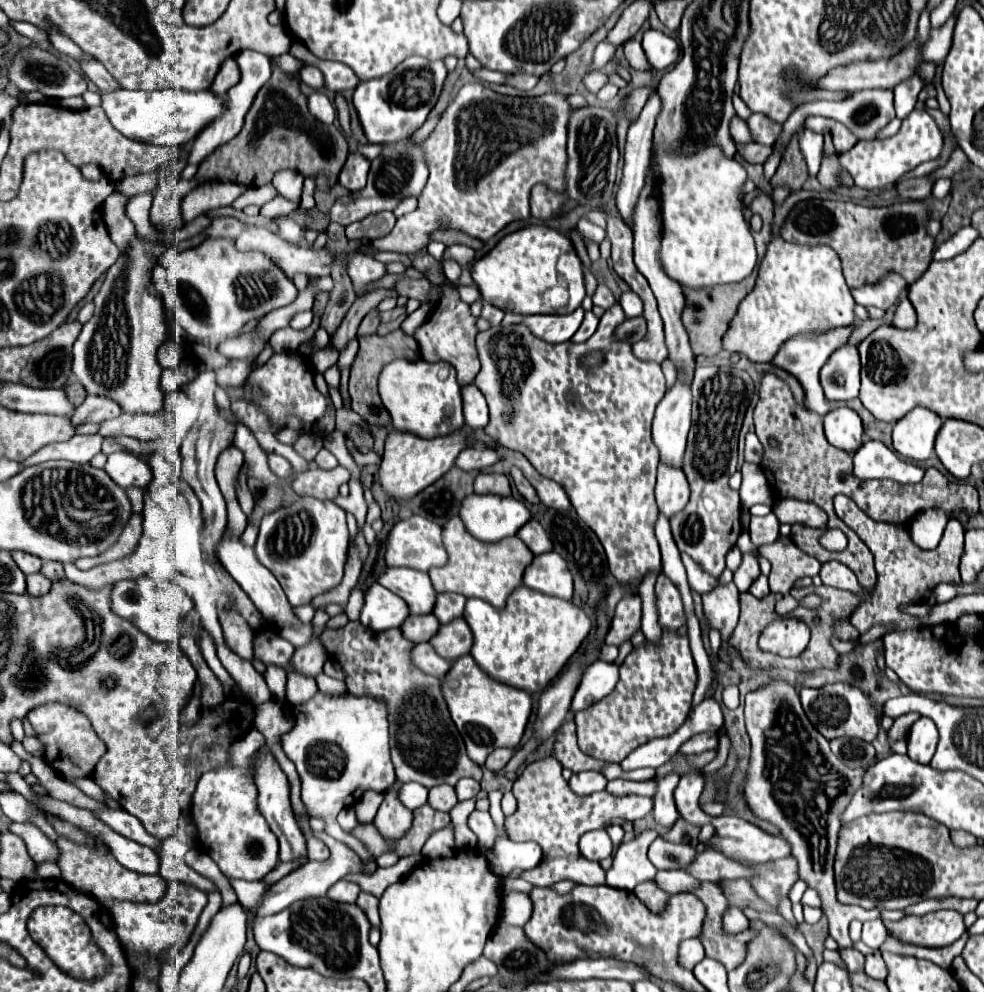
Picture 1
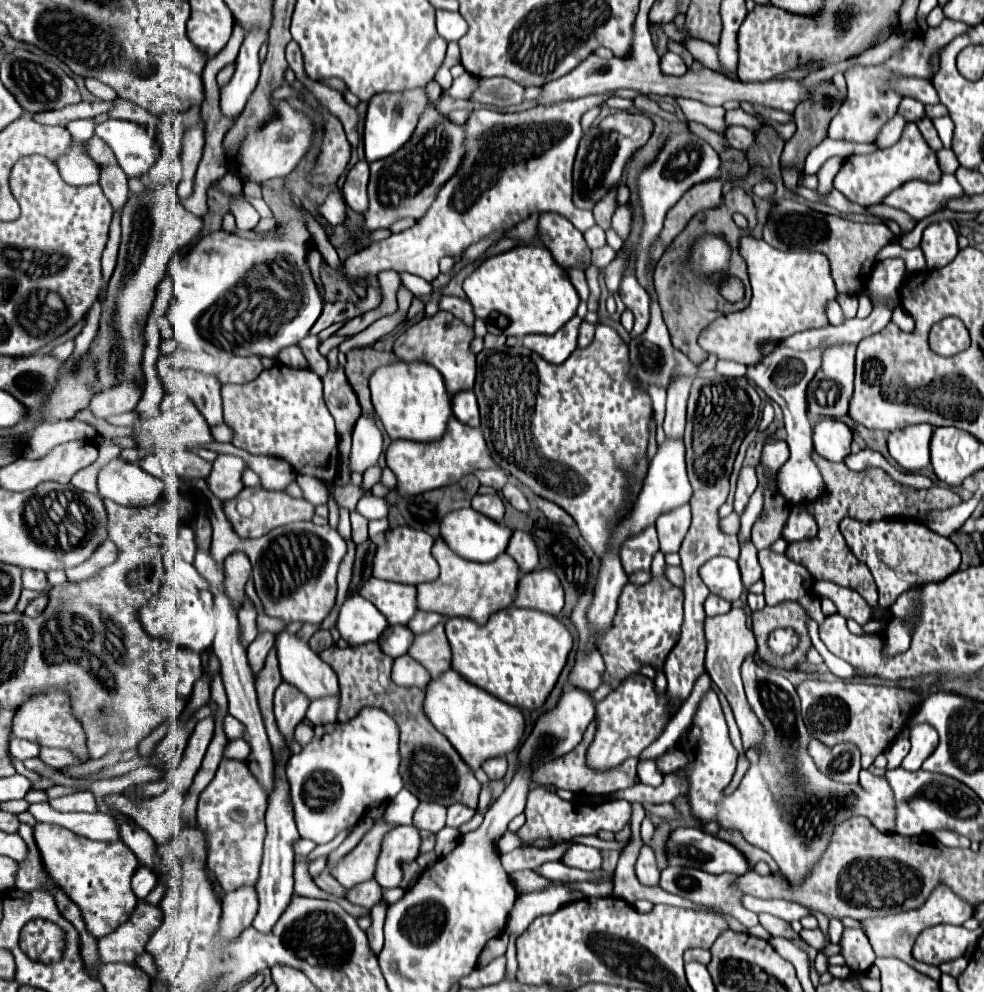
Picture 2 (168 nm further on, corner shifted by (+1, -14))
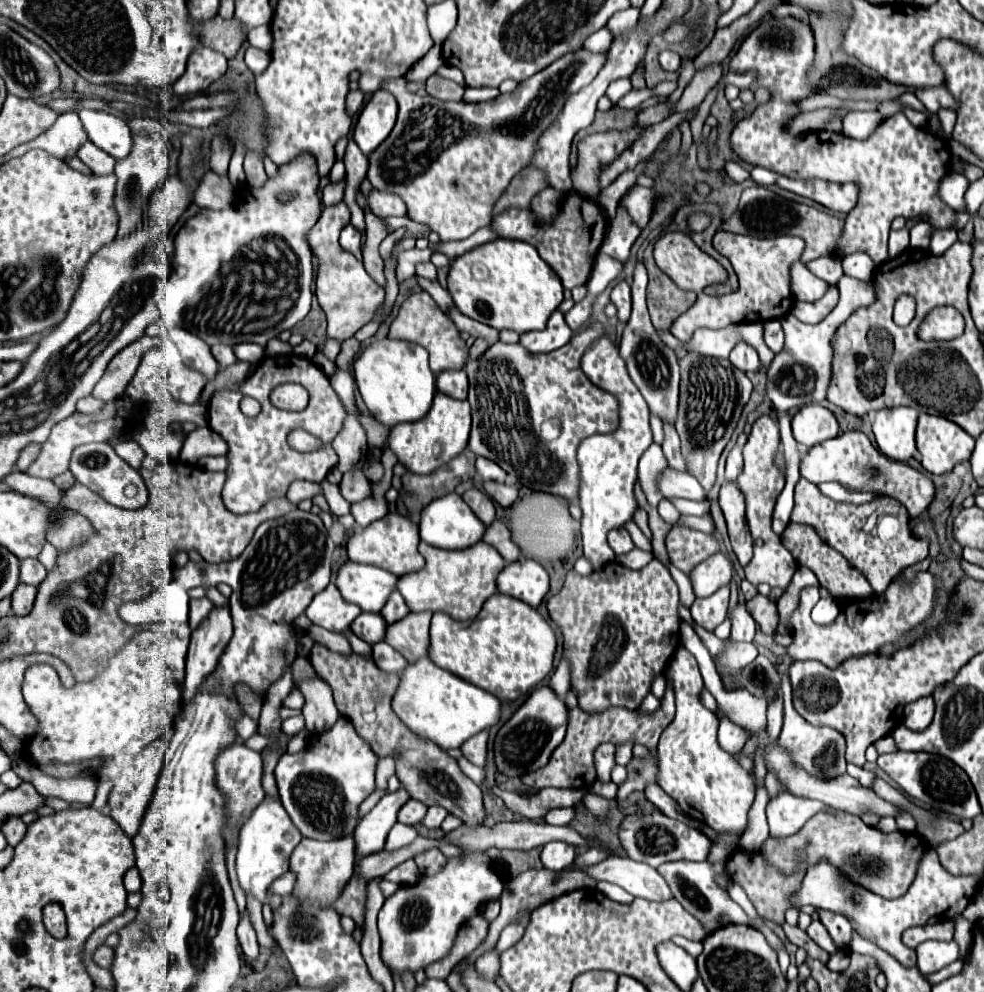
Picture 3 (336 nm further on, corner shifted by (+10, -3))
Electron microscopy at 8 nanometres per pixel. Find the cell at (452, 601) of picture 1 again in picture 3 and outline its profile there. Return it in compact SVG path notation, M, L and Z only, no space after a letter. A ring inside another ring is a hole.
M394 591L394 593L390 595L390 601L386 601L386 605L384 605L382 611L380 611L380 615L384 617L386 623L400 621L400 619L406 617L408 613L410 613L410 611L408 611L408 607L406 607L406 603L404 603L404 599L402 599L402 595L400 595L398 591Z

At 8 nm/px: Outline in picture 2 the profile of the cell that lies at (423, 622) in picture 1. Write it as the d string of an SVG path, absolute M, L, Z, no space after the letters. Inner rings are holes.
M389 626L385 630L385 634L379 638L379 644L381 644L383 652L387 652L393 658L399 658L409 652L413 638L415 638L415 634L407 626Z

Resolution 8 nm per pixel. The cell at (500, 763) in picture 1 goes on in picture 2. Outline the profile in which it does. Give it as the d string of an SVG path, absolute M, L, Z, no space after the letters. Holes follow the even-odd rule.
M491 758L483 764L483 770L491 780L501 780L507 772L507 760L505 758Z

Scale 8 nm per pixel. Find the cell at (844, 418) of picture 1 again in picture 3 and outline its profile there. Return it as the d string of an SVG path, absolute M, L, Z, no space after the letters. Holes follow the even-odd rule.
M806 405L800 407L800 411L792 417L792 433L800 445L812 447L836 437L840 427L830 409L822 405Z

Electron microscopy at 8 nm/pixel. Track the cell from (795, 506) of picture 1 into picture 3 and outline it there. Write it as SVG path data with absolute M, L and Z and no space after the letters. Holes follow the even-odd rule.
M800 477L794 491L794 503L796 505L790 519L794 523L814 527L822 541L842 553L852 567L864 571L874 593L884 593L888 583L902 569L916 565L928 557L928 541L920 541L908 531L906 507L888 495L880 495L864 505L842 503L826 497L814 483Z

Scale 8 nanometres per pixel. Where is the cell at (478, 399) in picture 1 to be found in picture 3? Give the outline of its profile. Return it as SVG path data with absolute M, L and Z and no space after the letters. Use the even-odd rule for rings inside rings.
M446 371L436 375L436 389L454 399L466 399L468 393L468 377L466 371Z

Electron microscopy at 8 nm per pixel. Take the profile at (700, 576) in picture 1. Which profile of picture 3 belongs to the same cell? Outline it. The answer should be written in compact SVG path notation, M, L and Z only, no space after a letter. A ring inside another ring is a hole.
M726 583L722 589L718 589L718 593L710 597L696 599L694 605L690 607L692 619L704 629L714 631L726 619L728 601L730 601L730 583Z

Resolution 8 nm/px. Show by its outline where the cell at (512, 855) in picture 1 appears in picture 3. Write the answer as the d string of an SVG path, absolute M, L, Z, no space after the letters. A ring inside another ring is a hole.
M608 857L594 867L584 869L590 877L598 881L610 881L624 887L630 895L642 897L646 901L668 901L672 899L670 887L664 877L646 863L638 863L632 859Z

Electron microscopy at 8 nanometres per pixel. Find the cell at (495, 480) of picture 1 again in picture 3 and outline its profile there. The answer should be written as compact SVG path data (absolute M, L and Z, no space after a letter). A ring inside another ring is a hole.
M470 489L470 491L466 491L466 493L462 495L462 499L464 499L466 505L474 511L474 515L480 517L480 521L482 521L486 527L494 521L494 503L492 503L492 499L490 499L486 493L482 493L482 491L478 491L478 489Z

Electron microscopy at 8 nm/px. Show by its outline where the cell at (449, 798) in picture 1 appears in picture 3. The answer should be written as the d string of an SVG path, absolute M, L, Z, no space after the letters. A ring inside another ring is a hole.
M410 799L400 811L398 811L398 823L406 823L406 825L416 825L422 821L422 817L426 815L426 805L422 805L416 799Z

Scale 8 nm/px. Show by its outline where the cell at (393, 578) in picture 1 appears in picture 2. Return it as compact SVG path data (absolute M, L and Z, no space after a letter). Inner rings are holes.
M371 578L361 586L359 594L371 600L387 616L389 624L407 624L419 610L415 586Z

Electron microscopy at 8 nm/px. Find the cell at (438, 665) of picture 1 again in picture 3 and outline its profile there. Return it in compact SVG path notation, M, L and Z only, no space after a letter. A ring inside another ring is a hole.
M380 641L372 647L372 659L378 665L378 669L382 669L386 673L398 673L400 675L408 665L406 659L402 659L402 655L384 641Z

